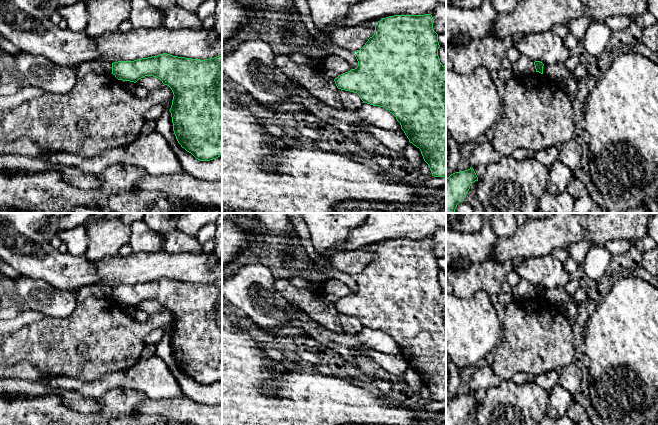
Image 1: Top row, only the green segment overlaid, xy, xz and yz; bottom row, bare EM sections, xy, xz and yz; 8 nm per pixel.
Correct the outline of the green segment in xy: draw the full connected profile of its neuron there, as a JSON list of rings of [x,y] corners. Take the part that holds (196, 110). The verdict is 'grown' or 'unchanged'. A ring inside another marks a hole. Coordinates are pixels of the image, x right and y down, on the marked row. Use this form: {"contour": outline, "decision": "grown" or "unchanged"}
{"contour": [[[163,53],[134,61],[112,63],[112,74],[123,81],[136,83],[145,76],[153,76],[171,88],[173,100],[170,113],[178,143],[200,161],[210,161],[222,155],[222,54],[211,59],[191,59]]], "decision": "unchanged"}

